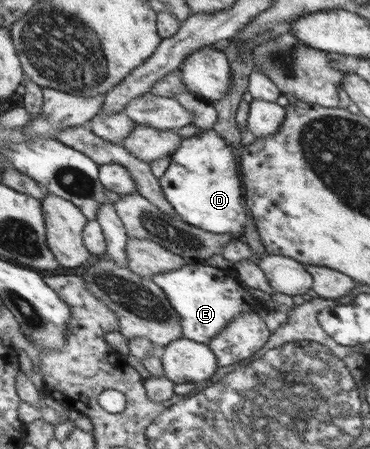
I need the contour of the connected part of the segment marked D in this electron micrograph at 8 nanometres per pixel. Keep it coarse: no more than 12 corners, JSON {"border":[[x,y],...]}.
{"border":[[210,128],[159,178],[184,222],[244,240],[234,150]]}

